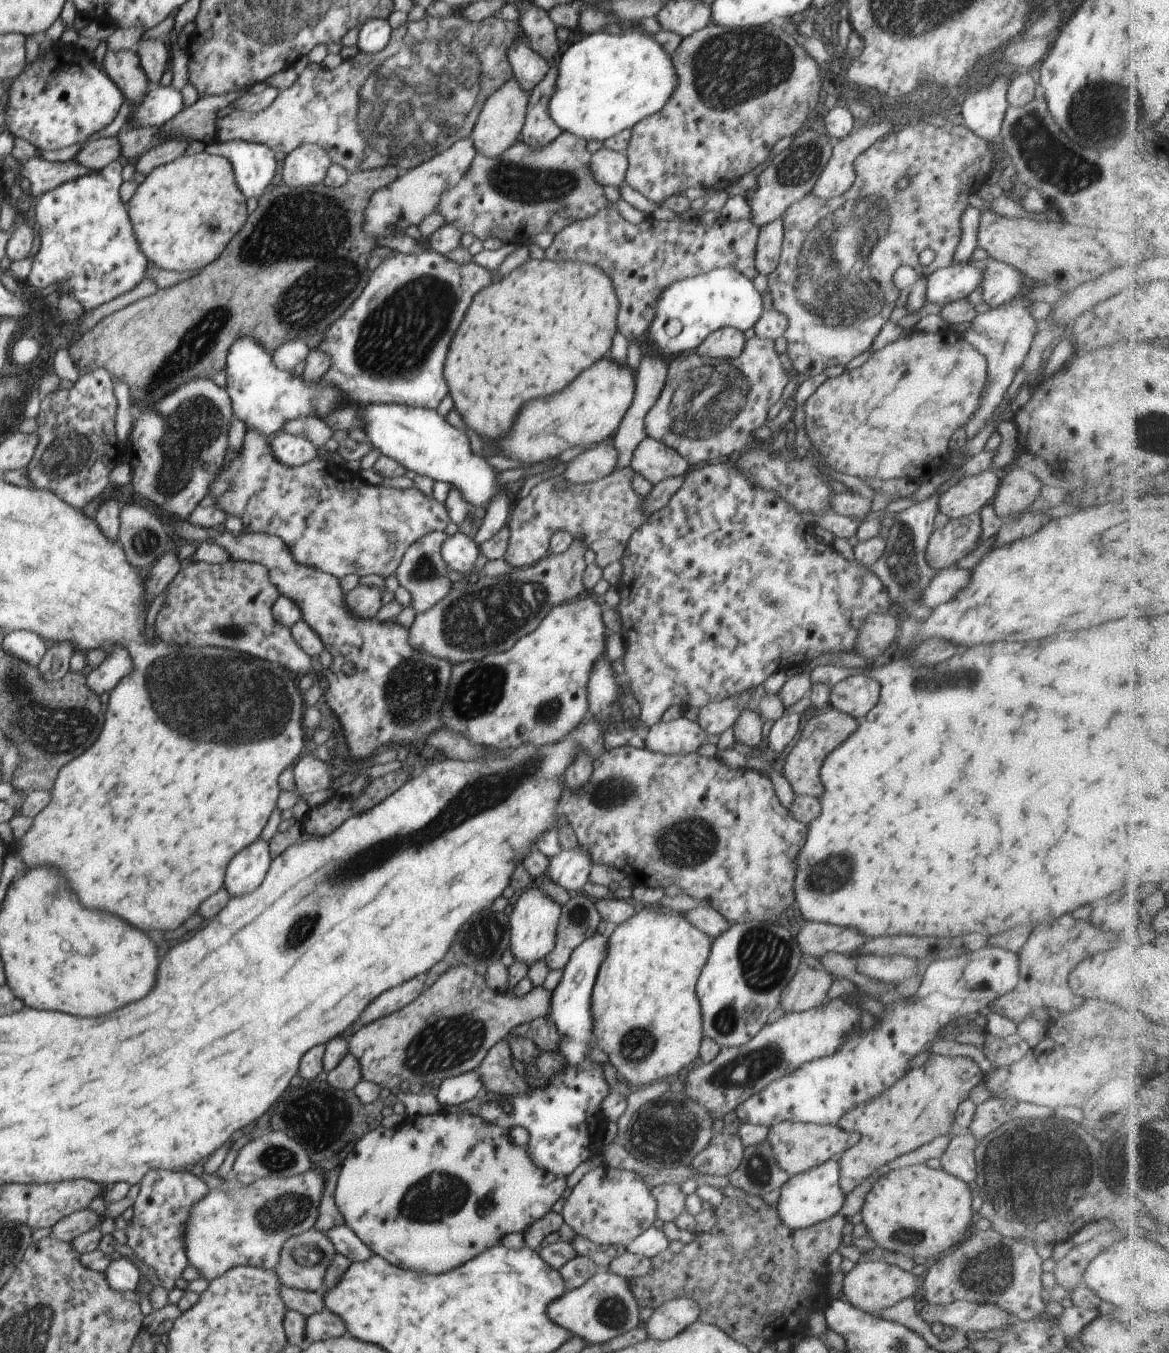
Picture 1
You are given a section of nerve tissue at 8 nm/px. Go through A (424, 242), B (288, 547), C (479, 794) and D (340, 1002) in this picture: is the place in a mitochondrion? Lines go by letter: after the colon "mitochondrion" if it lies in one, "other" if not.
A: other
B: other
C: mitochondrion
D: other

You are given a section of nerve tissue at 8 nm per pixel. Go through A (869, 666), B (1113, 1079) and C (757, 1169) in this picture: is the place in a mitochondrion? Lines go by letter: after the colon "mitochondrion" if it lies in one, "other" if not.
A: other
B: other
C: mitochondrion

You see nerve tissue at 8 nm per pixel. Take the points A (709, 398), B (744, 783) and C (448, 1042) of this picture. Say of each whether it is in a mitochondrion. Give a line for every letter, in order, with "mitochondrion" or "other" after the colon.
A: mitochondrion
B: other
C: mitochondrion

